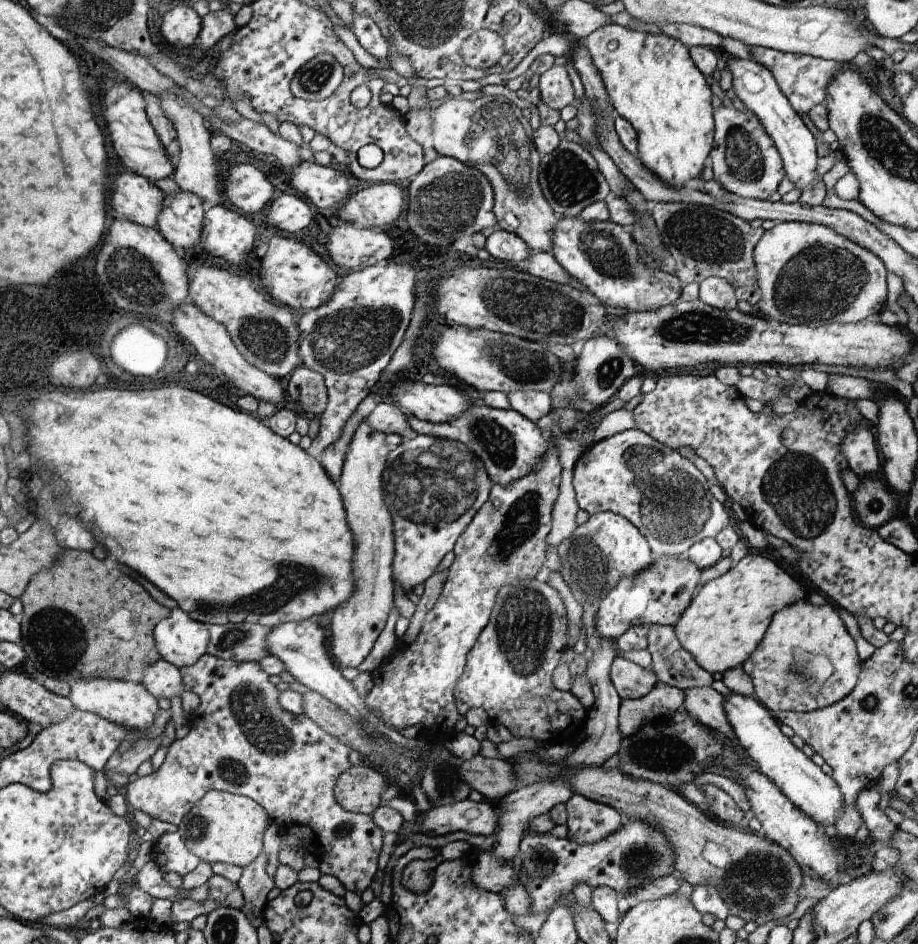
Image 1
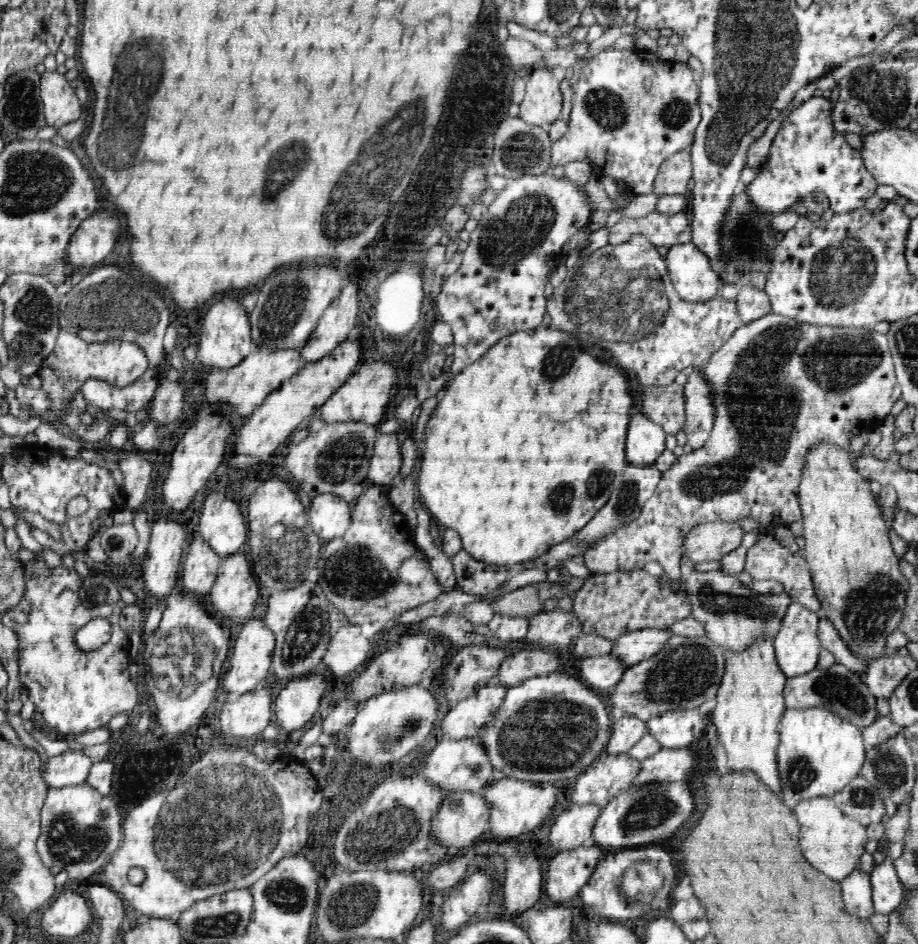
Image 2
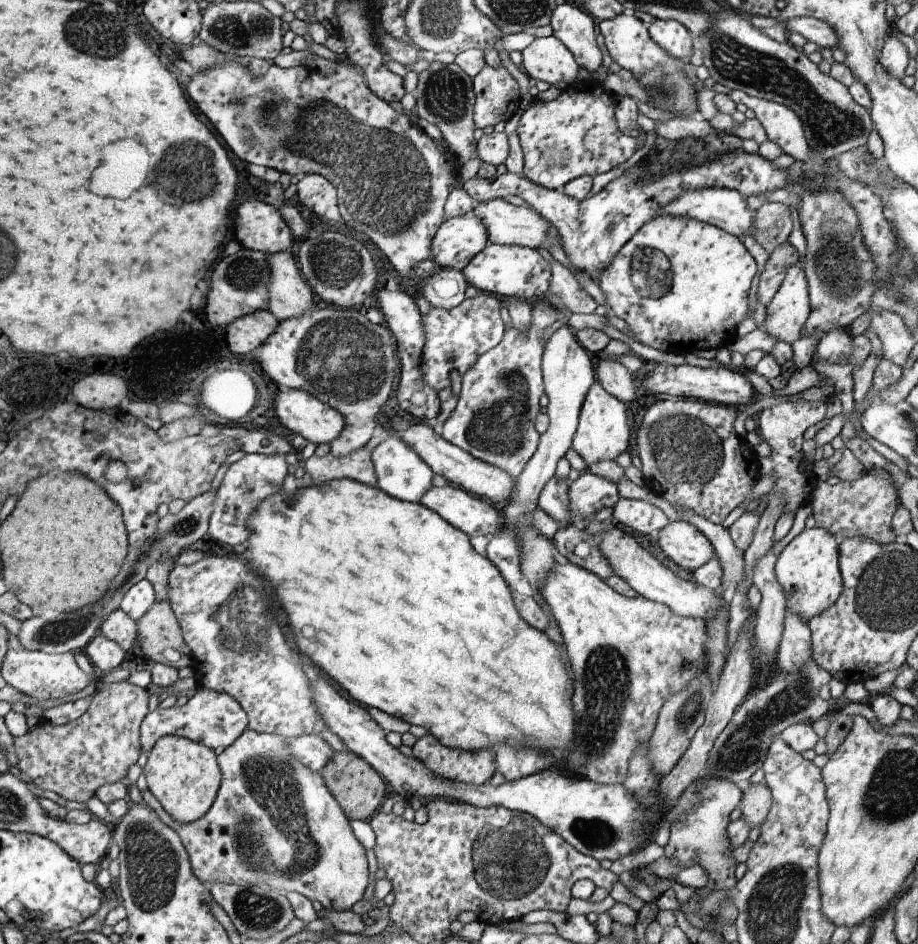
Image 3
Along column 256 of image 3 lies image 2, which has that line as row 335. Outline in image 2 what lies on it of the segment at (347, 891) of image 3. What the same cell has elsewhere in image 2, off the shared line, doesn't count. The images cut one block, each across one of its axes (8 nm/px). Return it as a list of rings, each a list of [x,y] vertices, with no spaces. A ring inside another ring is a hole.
[[[770,312],[766,316],[754,320],[754,322],[743,324],[740,328],[737,328],[730,340],[727,340],[726,344],[723,344],[722,348],[719,348],[710,357],[710,360],[704,363],[704,373],[706,373],[706,377],[708,377],[712,387],[714,387],[714,399],[716,399],[716,404],[714,404],[716,405],[716,420],[708,440],[702,445],[702,448],[694,449],[691,453],[679,456],[679,459],[674,460],[674,464],[666,472],[662,472],[655,494],[643,505],[637,520],[627,522],[626,525],[620,526],[618,530],[602,536],[598,540],[588,542],[588,546],[585,546],[585,549],[581,552],[582,563],[586,567],[586,571],[590,572],[590,575],[602,575],[644,569],[648,562],[658,561],[662,565],[664,573],[668,576],[672,589],[677,589],[682,576],[680,571],[682,551],[679,550],[679,546],[682,544],[682,536],[684,534],[688,534],[696,525],[713,521],[738,521],[739,519],[747,518],[747,516],[752,516],[758,519],[760,527],[758,528],[758,541],[747,551],[745,571],[748,572],[752,579],[758,581],[774,580],[780,582],[784,586],[783,590],[789,594],[793,602],[803,604],[806,608],[817,612],[821,604],[814,592],[812,576],[801,551],[792,552],[789,548],[784,548],[776,541],[772,533],[778,526],[788,528],[803,519],[801,509],[799,508],[798,486],[800,478],[802,478],[803,456],[811,444],[818,441],[834,441],[834,443],[849,449],[852,438],[858,432],[873,427],[878,420],[884,420],[890,414],[890,410],[892,410],[896,400],[901,396],[901,386],[898,384],[895,375],[895,364],[891,356],[887,334],[878,333],[868,327],[857,331],[855,327],[813,325]]]

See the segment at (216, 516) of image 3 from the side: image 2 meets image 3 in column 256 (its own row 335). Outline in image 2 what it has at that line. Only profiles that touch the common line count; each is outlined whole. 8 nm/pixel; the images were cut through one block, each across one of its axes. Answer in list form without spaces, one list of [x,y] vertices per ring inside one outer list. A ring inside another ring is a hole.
[[[546,172],[542,175],[524,175],[517,179],[508,180],[507,185],[501,191],[497,192],[497,197],[488,206],[488,211],[482,215],[476,229],[470,233],[470,240],[468,242],[468,247],[463,251],[460,268],[446,278],[442,285],[442,291],[437,296],[437,306],[439,310],[438,320],[441,321],[443,325],[446,325],[448,330],[453,333],[454,359],[449,370],[449,372],[451,372],[449,374],[449,376],[451,376],[450,380],[463,368],[470,366],[470,364],[476,362],[477,359],[480,359],[481,356],[484,356],[490,347],[493,347],[500,340],[504,339],[505,336],[516,334],[518,331],[534,331],[540,327],[540,324],[542,324],[542,316],[547,312],[547,298],[544,296],[544,286],[548,284],[551,272],[564,257],[562,255],[562,245],[566,244],[582,226],[588,224],[590,211],[592,210],[587,201],[587,193],[584,191],[584,186],[580,187],[576,185],[573,181],[566,178],[565,175],[563,179],[557,179],[552,174]]]

